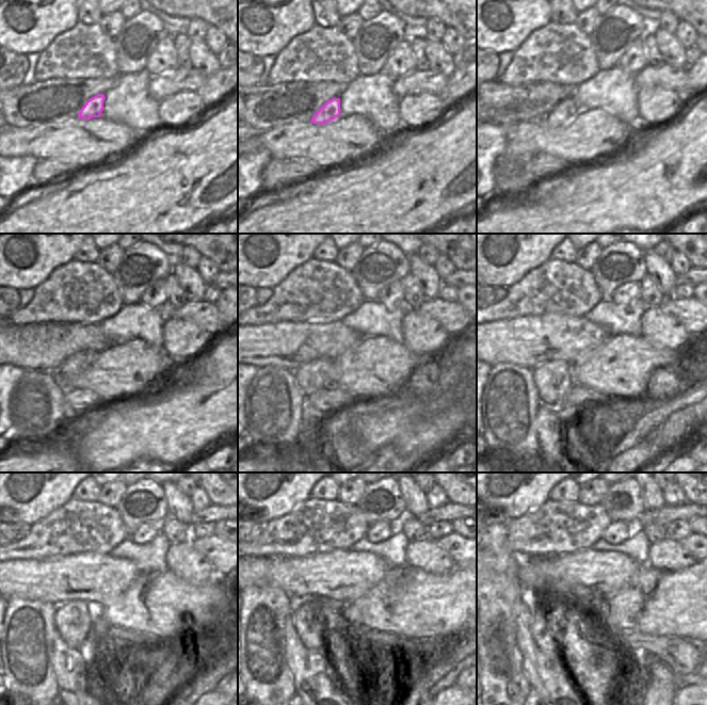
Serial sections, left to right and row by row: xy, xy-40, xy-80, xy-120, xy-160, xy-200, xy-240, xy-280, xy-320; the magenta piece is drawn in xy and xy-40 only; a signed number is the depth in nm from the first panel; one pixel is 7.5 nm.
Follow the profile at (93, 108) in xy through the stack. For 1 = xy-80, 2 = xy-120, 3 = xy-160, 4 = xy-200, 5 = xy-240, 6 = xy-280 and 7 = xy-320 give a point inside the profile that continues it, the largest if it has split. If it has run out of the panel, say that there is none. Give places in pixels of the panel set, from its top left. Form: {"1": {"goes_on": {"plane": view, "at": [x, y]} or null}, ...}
{"1": {"goes_on": {"plane": "xy-80", "at": [563, 112]}}, "2": {"goes_on": {"plane": "xy-120", "at": [79, 362]}}, "3": {"goes_on": {"plane": "xy-160", "at": [319, 373]}}, "4": {"goes_on": {"plane": "xy-200", "at": [552, 380]}}, "5": {"goes_on": {"plane": "xy-240", "at": [74, 620]}}, "6": {"goes_on": {"plane": "xy-280", "at": [312, 624]}}, "7": {"goes_on": {"plane": "xy-320", "at": [546, 626]}}}

